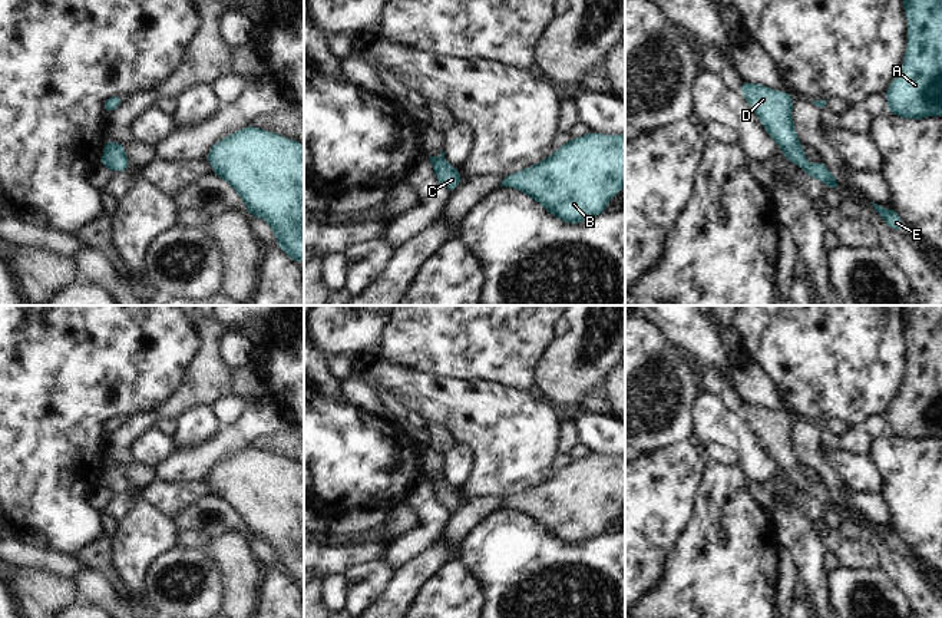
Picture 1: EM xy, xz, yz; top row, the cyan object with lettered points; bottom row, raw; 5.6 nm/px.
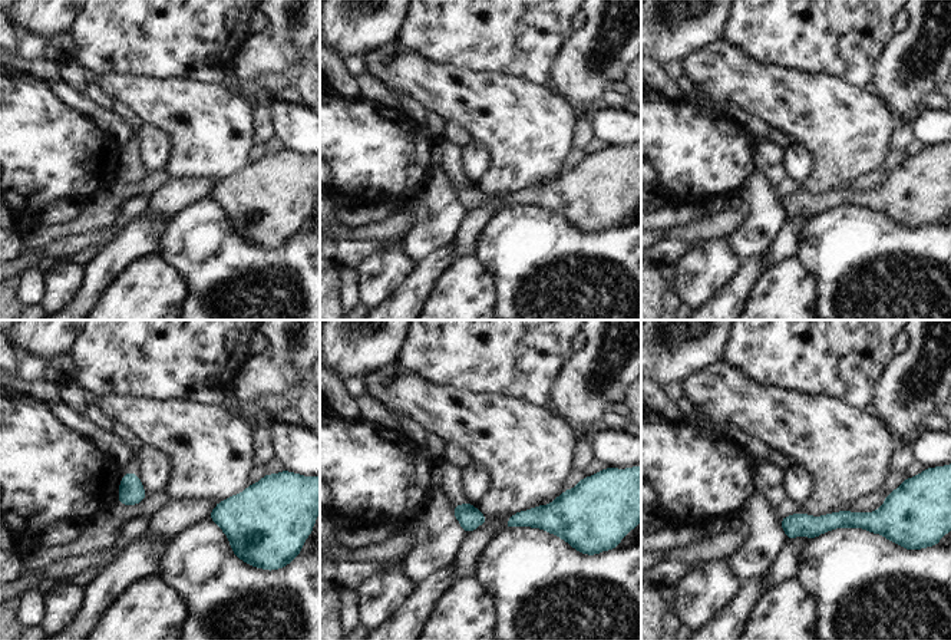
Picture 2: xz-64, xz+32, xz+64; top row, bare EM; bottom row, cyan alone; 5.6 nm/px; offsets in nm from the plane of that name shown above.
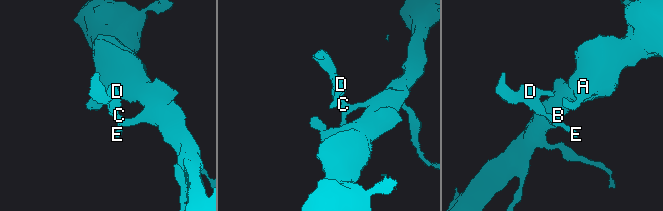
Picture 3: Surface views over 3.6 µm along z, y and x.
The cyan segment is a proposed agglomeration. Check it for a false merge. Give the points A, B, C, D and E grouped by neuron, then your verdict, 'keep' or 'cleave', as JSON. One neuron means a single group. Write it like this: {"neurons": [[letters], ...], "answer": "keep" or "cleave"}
{"neurons": [["A", "B", "C", "D", "E"]], "answer": "keep"}

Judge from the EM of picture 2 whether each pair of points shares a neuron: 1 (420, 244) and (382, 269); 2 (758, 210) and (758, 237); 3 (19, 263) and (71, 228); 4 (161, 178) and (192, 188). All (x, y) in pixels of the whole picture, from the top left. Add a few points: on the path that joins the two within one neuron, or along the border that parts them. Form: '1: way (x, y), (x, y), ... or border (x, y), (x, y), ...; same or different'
1: border (399, 243), (413, 263); different
2: way (758, 217), (758, 230); same
3: way (32, 250), (48, 234), (58, 231); same
4: border (169, 178), (149, 198); different

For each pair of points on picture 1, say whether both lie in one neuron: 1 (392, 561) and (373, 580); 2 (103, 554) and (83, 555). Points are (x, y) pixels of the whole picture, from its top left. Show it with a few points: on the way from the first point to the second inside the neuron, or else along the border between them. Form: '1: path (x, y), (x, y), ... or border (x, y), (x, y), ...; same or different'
1: border (383, 557), (383, 561), (392, 571); different
2: path (99, 554), (88, 555); same

